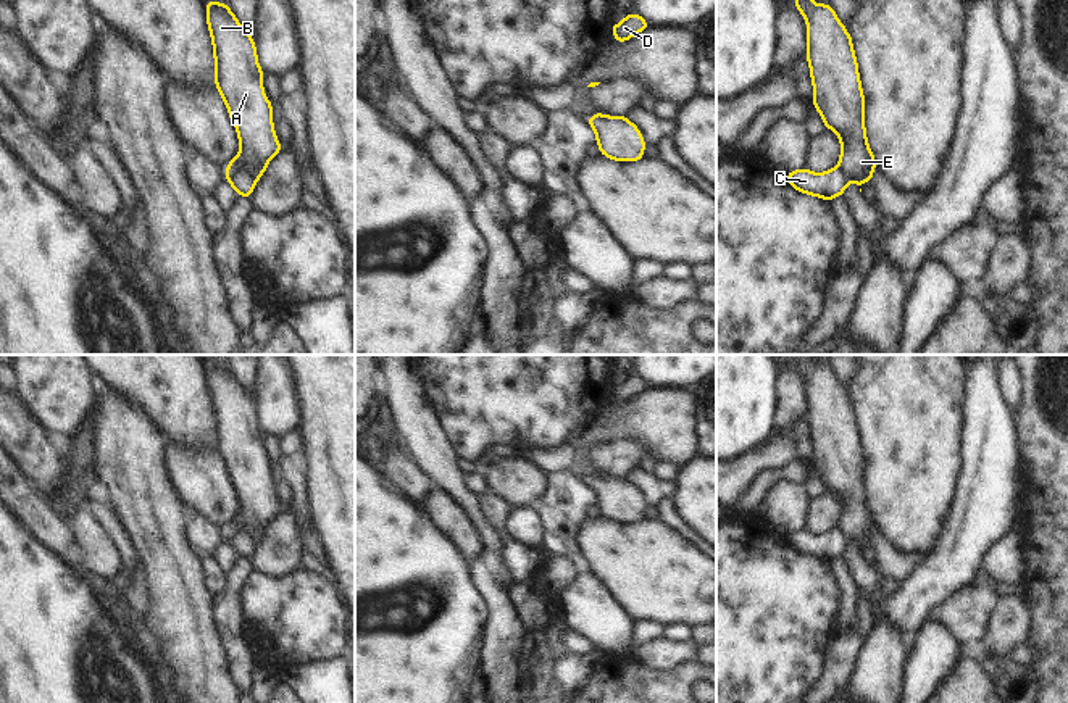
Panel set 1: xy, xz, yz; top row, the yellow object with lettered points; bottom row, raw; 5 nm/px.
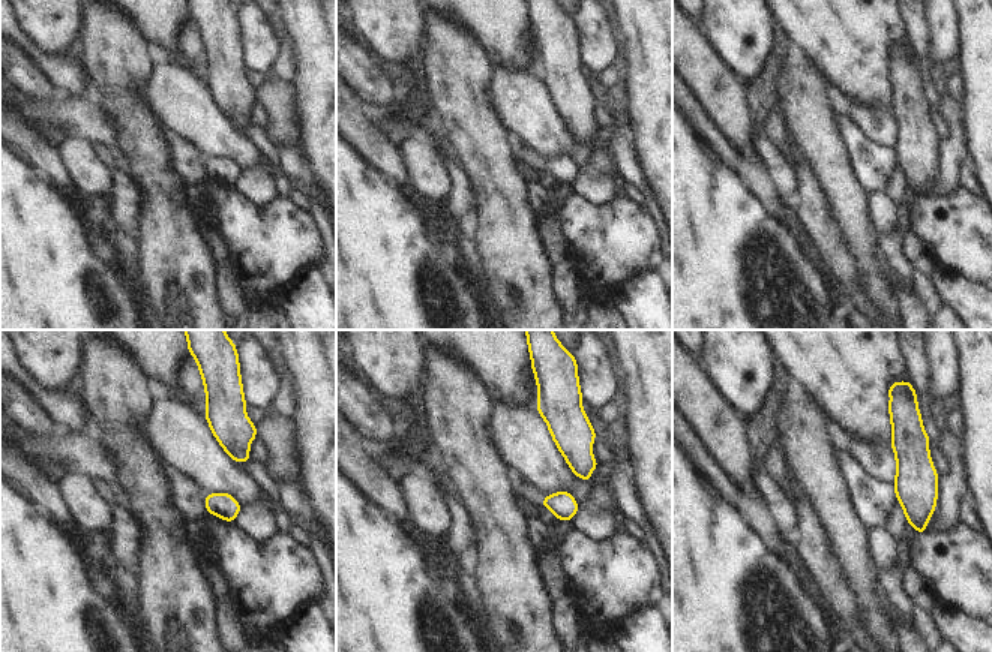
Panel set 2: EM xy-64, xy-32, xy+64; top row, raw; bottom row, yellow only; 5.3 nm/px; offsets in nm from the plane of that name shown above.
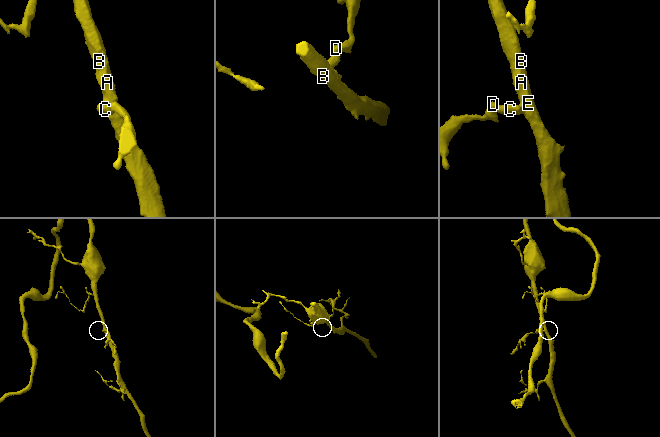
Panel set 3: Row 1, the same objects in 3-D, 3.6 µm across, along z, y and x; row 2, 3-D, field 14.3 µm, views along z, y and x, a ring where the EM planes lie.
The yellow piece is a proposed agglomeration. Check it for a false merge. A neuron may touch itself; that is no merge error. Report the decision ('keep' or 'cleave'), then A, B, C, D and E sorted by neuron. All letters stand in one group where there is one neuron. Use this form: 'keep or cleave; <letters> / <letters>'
cleave; A B E / C D

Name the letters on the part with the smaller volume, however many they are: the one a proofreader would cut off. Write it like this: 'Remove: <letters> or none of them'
Remove: C, D

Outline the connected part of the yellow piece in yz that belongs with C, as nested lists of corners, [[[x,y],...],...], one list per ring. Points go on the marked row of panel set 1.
[[[841,166],[821,174],[815,174],[808,168],[795,169],[794,173],[786,174],[784,179],[795,190],[824,200],[832,200],[842,195],[849,182]]]

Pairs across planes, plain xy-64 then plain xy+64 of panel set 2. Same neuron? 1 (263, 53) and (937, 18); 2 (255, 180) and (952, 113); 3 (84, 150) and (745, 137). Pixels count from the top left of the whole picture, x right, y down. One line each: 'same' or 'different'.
1: same
2: same
3: different

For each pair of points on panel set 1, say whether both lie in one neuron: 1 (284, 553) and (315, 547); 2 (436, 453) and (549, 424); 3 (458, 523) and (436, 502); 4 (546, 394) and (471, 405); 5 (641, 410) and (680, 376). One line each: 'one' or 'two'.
1: two
2: two
3: one
4: one
5: two

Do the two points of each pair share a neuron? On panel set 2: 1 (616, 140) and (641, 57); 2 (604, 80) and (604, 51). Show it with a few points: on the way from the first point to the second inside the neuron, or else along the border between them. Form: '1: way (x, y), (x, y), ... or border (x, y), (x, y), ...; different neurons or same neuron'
1: border (623, 102), (634, 140); different neurons
2: border (610, 65), (596, 74); different neurons

